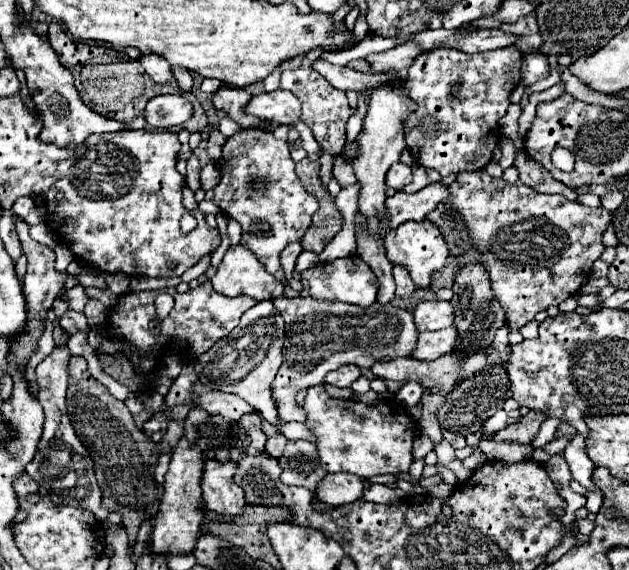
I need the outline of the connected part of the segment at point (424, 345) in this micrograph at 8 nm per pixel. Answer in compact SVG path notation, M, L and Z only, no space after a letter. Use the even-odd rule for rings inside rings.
M446 327L442 331L428 331L428 333L420 333L418 337L418 351L414 351L412 357L418 359L438 359L444 353L450 353L458 347L458 331L456 327Z

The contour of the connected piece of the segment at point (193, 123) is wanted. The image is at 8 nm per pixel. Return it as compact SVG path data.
M190 93L190 102L194 109L192 117L182 125L171 127L169 129L170 131L178 133L181 129L187 129L189 132L193 133L202 132L202 129L206 127L206 123L208 123L206 111L202 109L202 105L198 103L198 100L192 97L192 93Z

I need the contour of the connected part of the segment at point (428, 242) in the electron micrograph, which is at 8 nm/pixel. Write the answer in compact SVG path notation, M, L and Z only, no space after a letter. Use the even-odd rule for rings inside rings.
M422 221L422 223L404 223L396 229L390 229L386 233L384 239L384 247L386 247L386 257L392 265L402 265L408 269L412 281L416 283L416 287L426 289L430 287L432 275L438 273L444 265L446 265L446 257L448 257L448 249L446 243L438 231L436 225L432 225L430 221Z

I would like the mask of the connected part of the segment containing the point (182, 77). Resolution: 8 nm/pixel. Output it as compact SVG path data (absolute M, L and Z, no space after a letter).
M174 67L174 77L176 77L178 87L182 91L190 91L192 89L192 75L188 71L182 71L182 67Z

